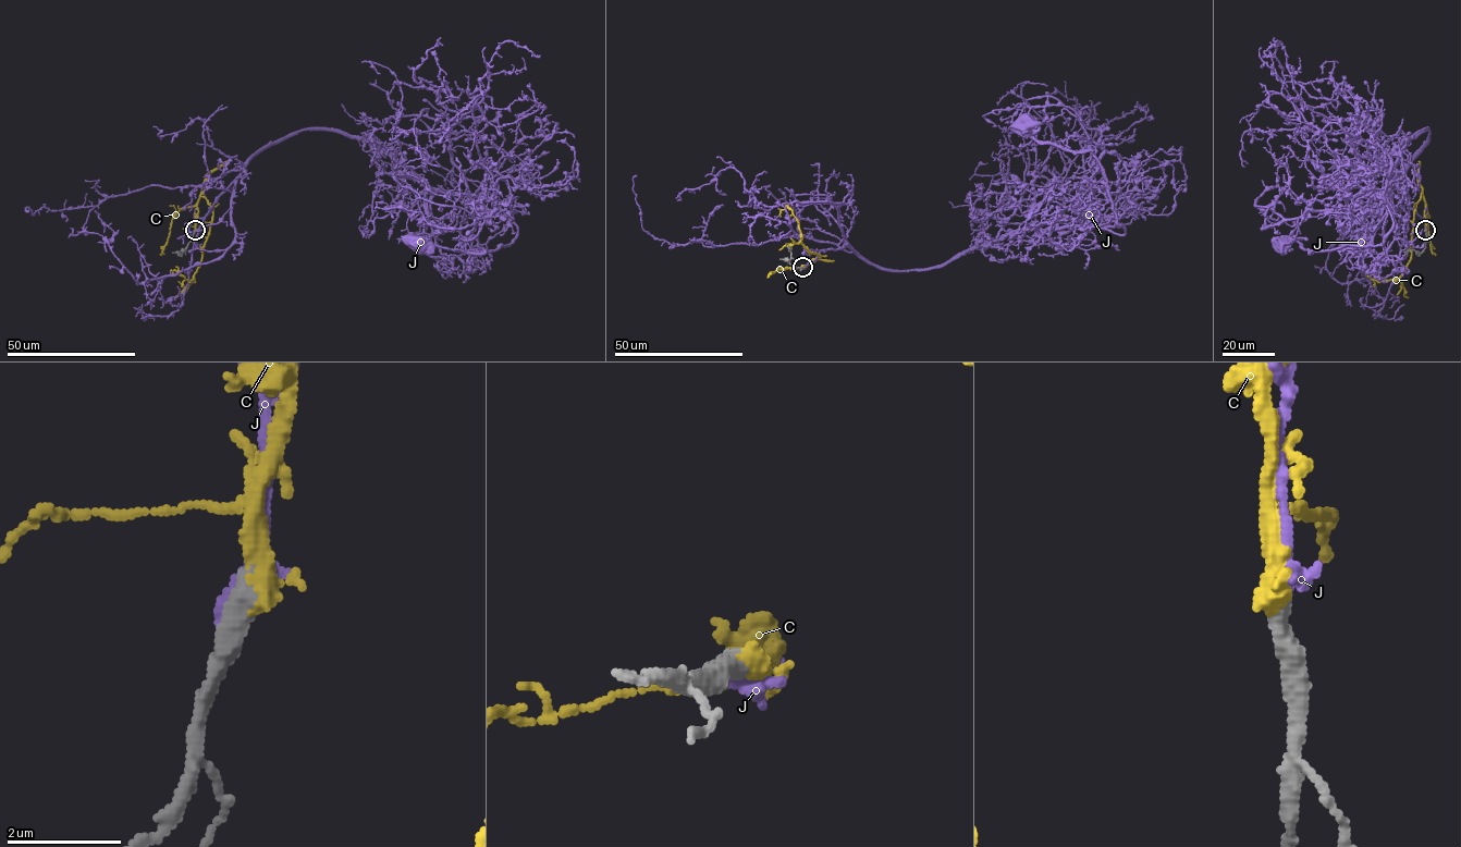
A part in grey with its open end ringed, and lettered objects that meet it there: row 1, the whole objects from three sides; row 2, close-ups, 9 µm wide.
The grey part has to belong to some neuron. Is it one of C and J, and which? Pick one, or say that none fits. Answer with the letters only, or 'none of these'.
C

